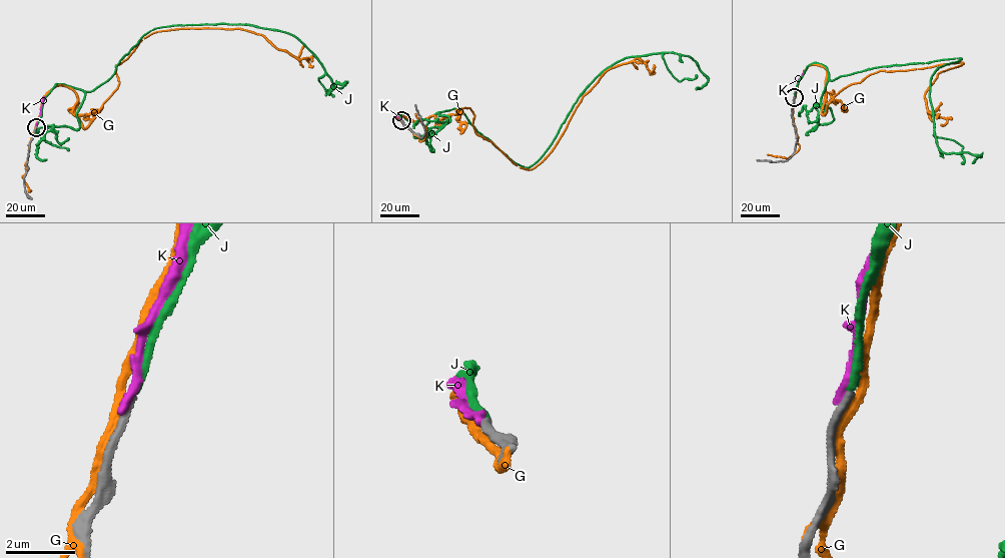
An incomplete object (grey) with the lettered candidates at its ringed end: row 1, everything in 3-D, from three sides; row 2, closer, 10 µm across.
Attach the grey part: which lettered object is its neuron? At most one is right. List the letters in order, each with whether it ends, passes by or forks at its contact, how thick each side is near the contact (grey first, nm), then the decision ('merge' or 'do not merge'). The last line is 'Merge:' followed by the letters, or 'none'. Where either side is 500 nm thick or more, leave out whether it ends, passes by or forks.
G: it passes by | 280/240 nm | do not merge
J: it ends | 220/220 nm | merge
K: it ends | 240/240 nm | do not merge
Merge: J

